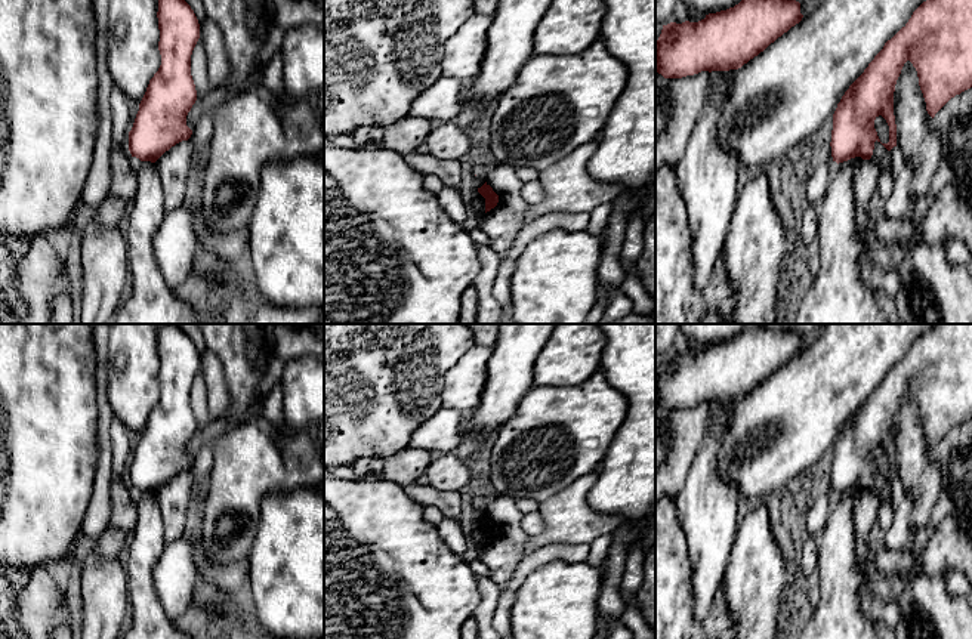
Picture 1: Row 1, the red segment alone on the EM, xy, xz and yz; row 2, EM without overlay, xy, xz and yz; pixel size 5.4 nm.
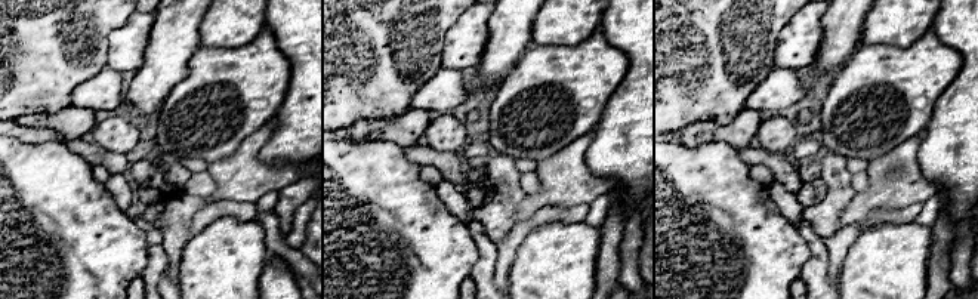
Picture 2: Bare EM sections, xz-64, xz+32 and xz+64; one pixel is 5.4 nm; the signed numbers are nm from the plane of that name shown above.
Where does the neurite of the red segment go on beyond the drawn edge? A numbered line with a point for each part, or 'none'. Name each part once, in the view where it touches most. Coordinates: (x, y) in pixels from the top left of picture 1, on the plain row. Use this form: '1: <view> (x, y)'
none

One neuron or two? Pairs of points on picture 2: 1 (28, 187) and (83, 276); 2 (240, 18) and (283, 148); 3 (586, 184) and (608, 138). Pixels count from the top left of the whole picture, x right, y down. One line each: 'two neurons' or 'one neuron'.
1: one neuron
2: two neurons
3: two neurons

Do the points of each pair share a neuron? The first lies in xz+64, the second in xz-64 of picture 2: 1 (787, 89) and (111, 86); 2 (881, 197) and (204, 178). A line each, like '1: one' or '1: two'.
1: one
2: two

